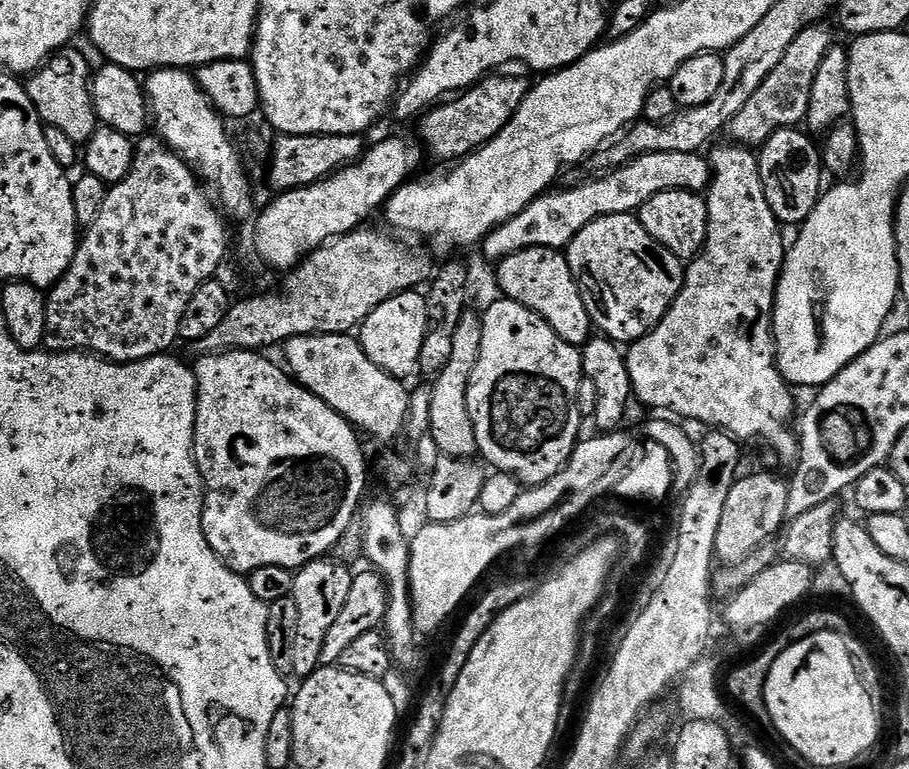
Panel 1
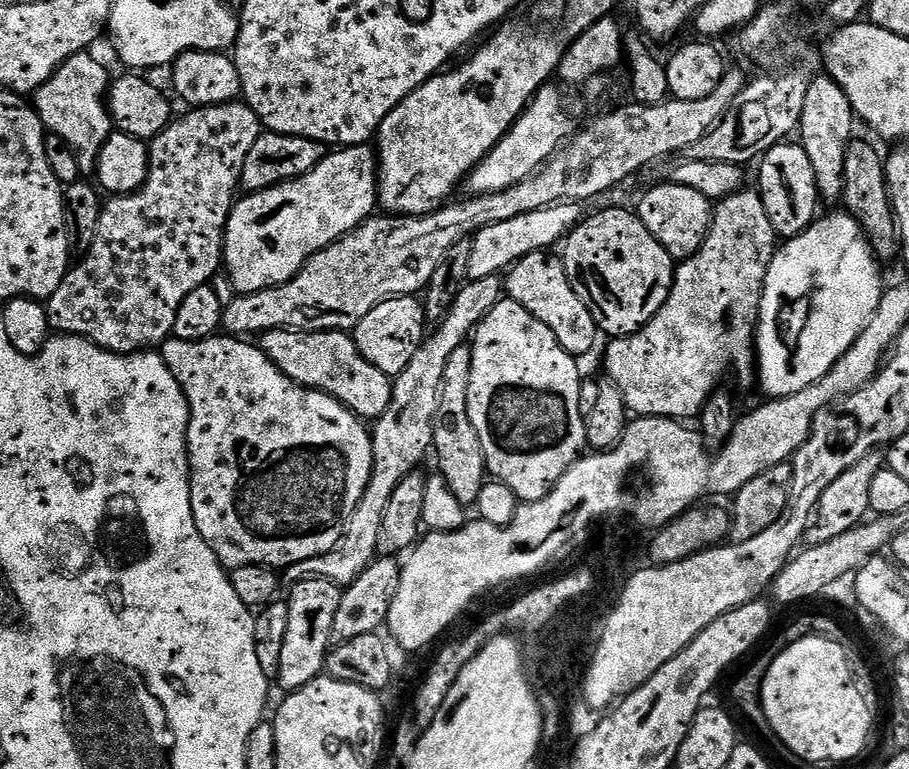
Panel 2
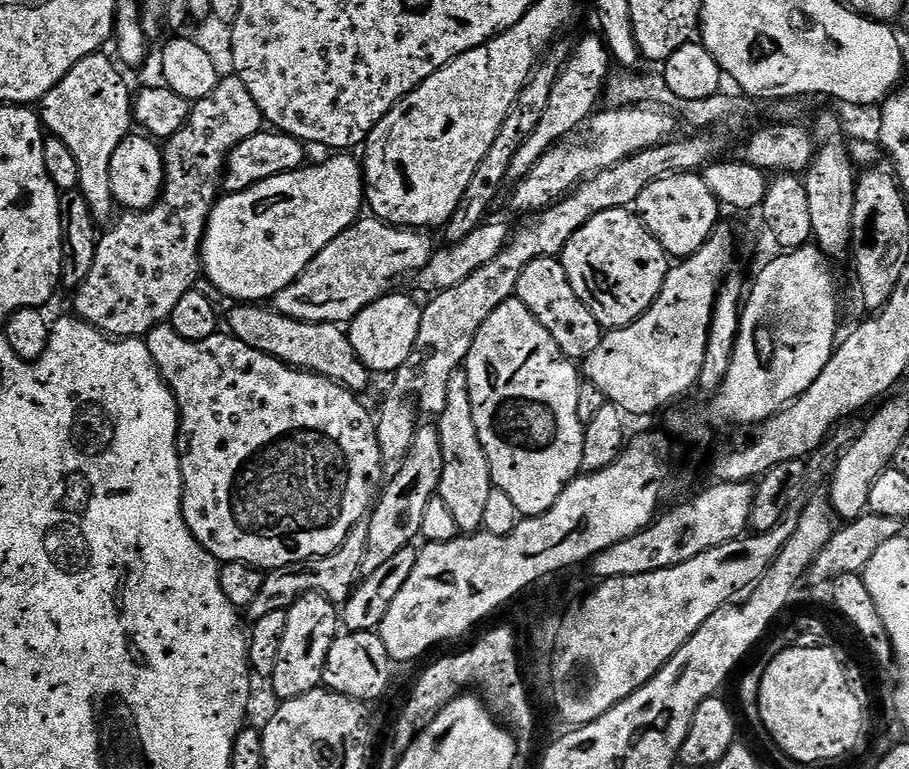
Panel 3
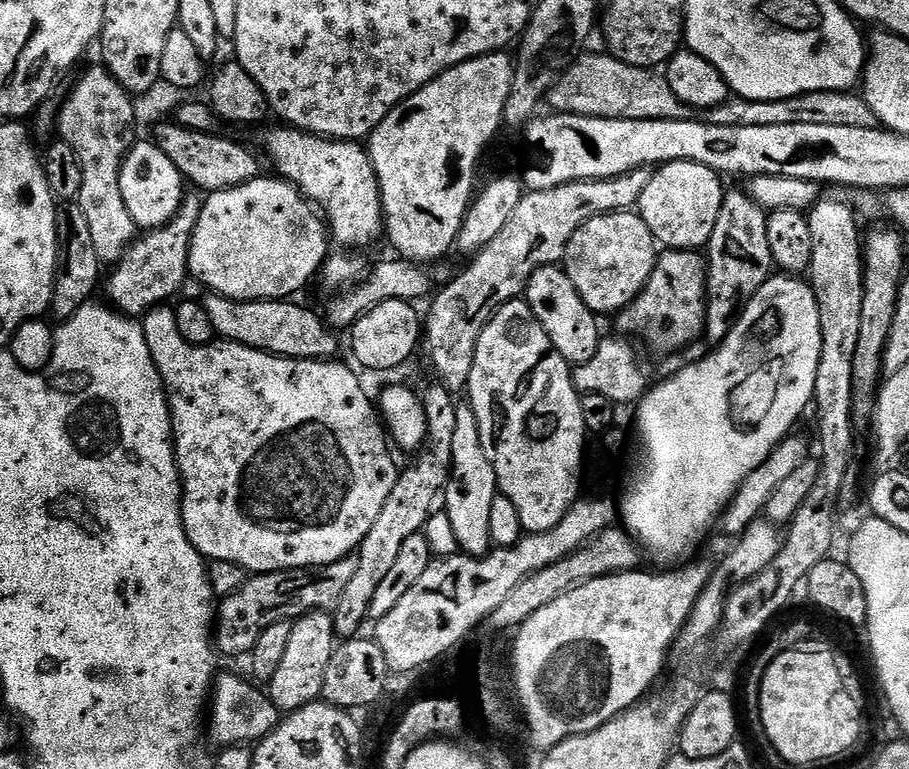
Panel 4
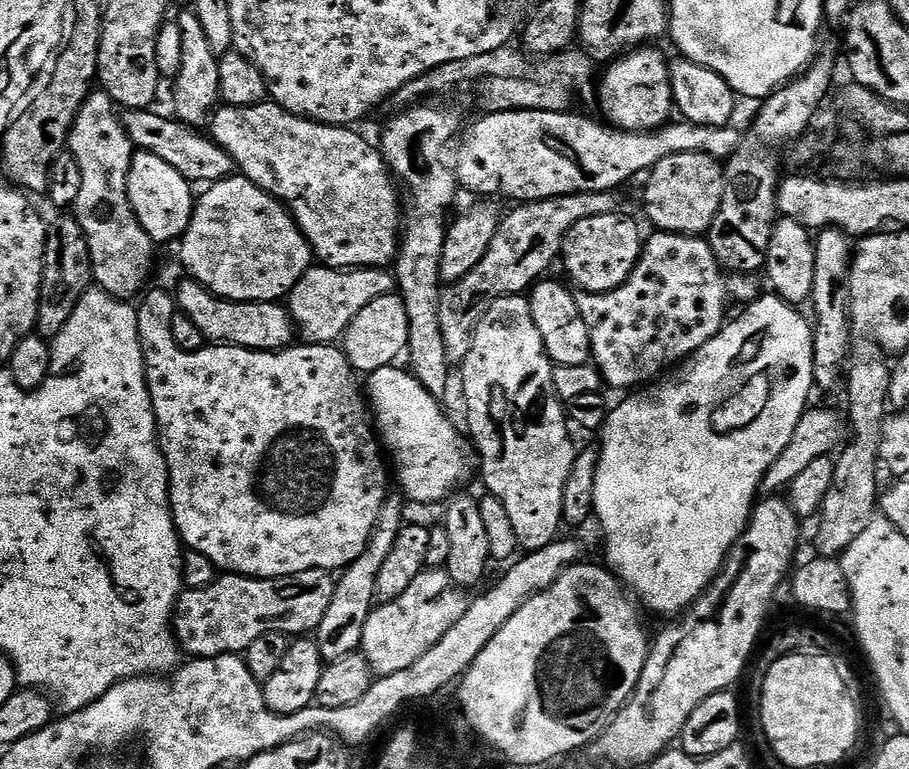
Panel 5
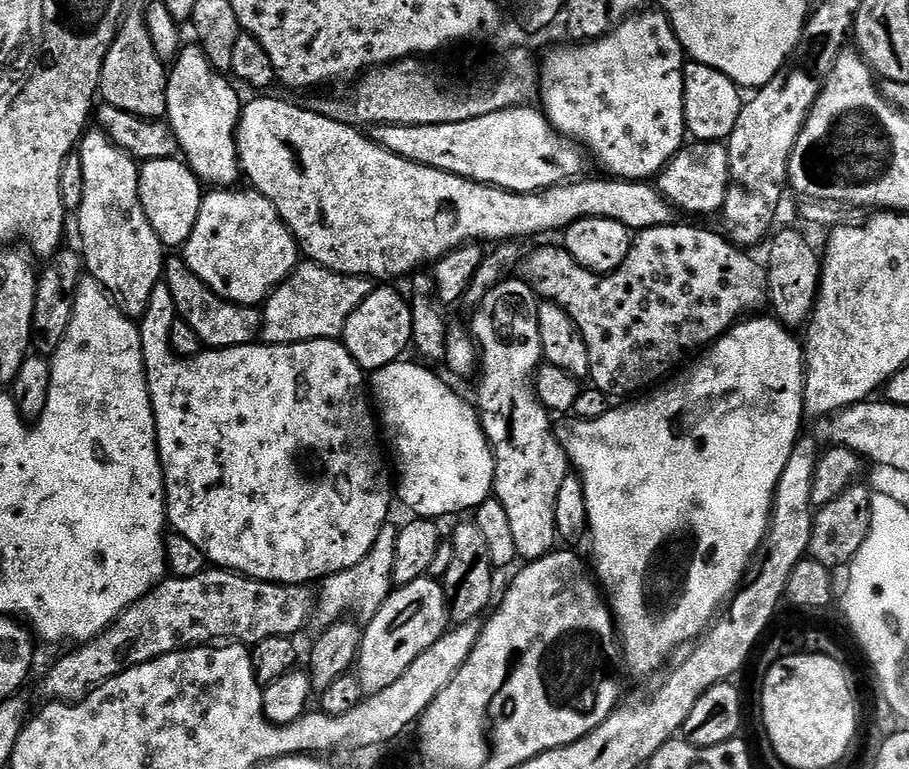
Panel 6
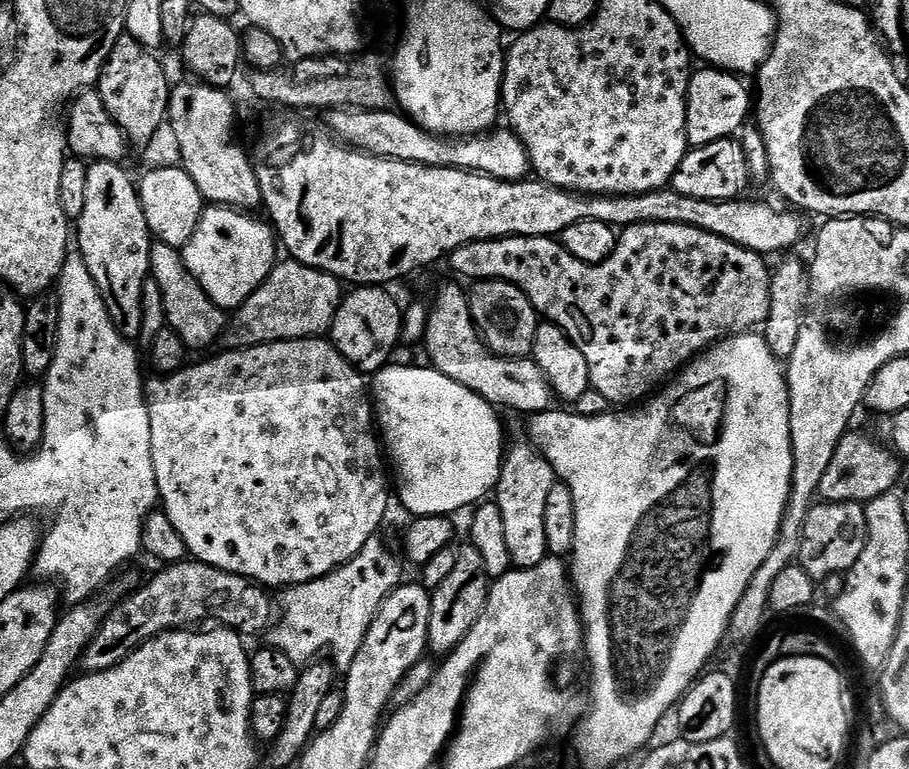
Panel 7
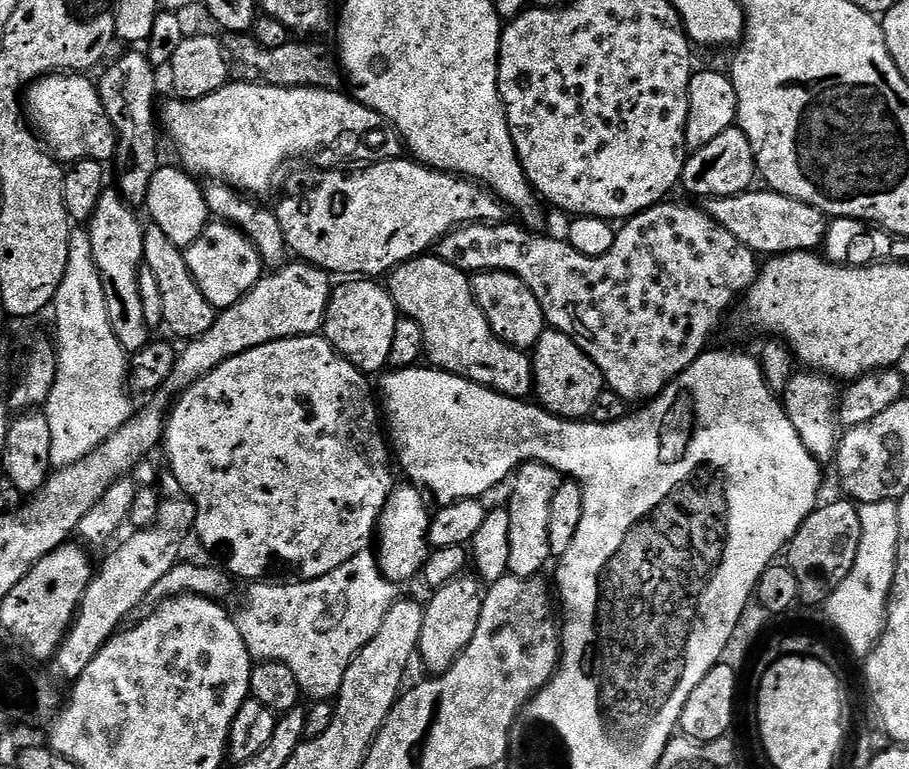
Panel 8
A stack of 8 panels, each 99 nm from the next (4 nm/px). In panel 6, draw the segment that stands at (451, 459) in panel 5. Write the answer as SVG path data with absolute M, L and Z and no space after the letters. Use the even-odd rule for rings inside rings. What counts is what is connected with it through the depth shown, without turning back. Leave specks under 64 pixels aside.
M401 358L395 364L382 366L370 376L370 400L379 427L387 439L388 436L392 439L392 448L396 451L394 472L398 477L399 503L401 500L416 518L452 516L459 508L474 510L493 495L496 475L492 444L486 438L477 409L469 401L468 405L446 381L439 380L428 369L431 367L420 362L407 364L406 361Z

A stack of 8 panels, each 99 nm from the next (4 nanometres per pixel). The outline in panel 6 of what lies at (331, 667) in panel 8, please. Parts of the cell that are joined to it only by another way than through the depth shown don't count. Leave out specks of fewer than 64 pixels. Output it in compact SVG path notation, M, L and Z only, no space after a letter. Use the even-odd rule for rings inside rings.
M389 522L382 526L378 538L374 538L374 546L370 546L370 554L366 554L362 562L319 581L318 591L314 596L314 616L315 619L321 620L321 625L335 624L337 620L349 614L353 617L361 616L361 618L356 618L367 622L374 618L374 614L378 614L386 598L394 591L392 567L394 566L394 553L398 550L398 534L400 533L400 528L394 524Z

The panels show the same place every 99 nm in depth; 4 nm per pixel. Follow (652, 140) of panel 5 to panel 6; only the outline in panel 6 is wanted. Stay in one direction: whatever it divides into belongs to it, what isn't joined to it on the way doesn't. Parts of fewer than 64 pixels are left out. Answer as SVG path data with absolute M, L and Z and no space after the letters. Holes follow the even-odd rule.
M532 106L507 108L498 110L494 114L482 114L482 118L470 118L470 122L450 122L434 126L378 124L371 129L370 138L375 144L381 144L386 151L398 154L415 164L458 174L467 180L473 180L479 184L492 184L496 188L511 192L541 192L583 177L586 156L581 145L575 140L569 140L567 136L561 136L548 123L543 113L533 108Z

